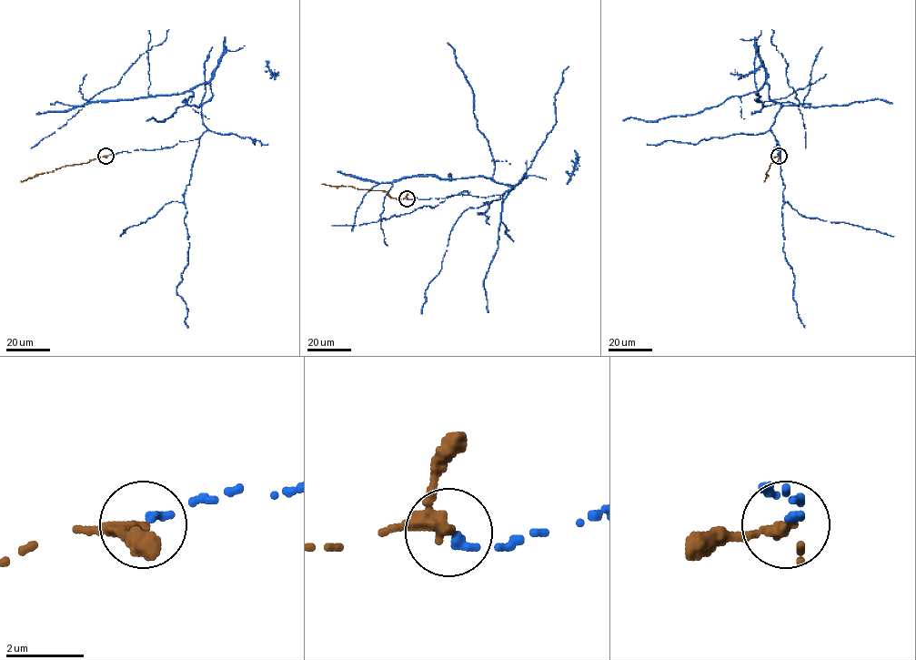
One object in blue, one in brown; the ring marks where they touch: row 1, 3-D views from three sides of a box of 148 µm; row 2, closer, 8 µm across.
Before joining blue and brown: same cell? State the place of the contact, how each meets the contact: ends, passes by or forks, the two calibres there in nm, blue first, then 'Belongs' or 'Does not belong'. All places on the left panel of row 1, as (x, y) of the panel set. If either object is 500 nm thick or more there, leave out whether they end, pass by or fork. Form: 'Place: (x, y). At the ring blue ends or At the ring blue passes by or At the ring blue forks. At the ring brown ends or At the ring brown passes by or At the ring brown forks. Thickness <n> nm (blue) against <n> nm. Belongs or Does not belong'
Place: (105, 156). At the ring blue ends. At the ring brown passes by. Thickness 200 nm (blue) against 280 nm. Belongs

